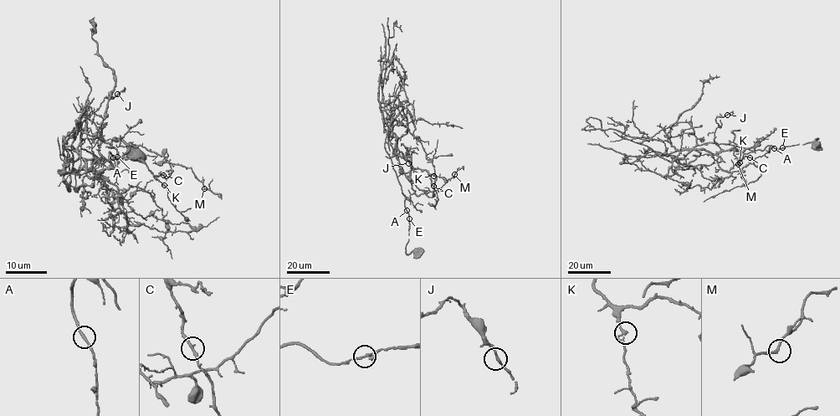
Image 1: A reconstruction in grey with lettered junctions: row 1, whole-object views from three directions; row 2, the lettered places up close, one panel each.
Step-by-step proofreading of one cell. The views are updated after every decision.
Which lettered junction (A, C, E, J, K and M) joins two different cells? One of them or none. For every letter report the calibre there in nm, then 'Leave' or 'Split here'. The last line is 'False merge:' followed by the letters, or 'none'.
A: Thickness 200 nm. Leave
C: Thickness 220 nm. Leave
E: Thickness 240 nm. Leave
J: Thickness 200 nm. Leave
K: Thickness 200 nm. Leave
M: Thickness 200 nm. Leave
False merge: none

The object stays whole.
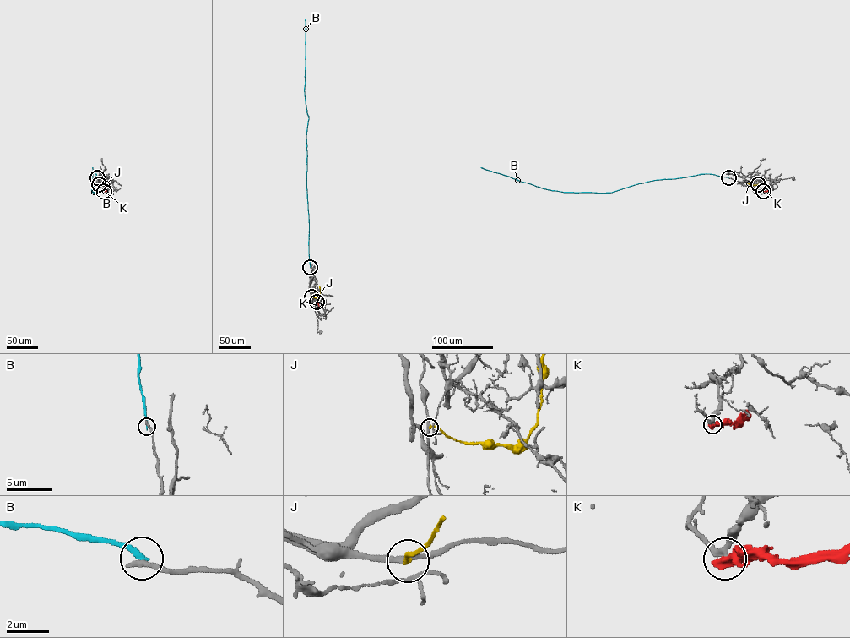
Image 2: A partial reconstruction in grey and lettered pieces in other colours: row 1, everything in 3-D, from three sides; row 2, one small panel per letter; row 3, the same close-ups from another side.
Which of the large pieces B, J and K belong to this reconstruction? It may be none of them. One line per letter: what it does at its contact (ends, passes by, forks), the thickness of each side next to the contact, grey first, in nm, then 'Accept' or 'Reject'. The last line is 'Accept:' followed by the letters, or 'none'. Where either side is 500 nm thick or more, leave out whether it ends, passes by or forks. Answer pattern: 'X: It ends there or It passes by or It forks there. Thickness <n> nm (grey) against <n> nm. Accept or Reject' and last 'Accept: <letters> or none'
B: It ends there. Thickness 280 nm (grey) against 240 nm. Reject
J: It ends there. Thickness 190 nm (grey) against 180 nm. Accept
K: Thickness 280 nm (grey) against 600 nm. Reject
Accept: J

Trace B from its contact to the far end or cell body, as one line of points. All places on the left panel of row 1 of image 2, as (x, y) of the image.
B: (97, 177), (95, 174), (94, 193), (95, 193), (91, 190), (92, 167)

